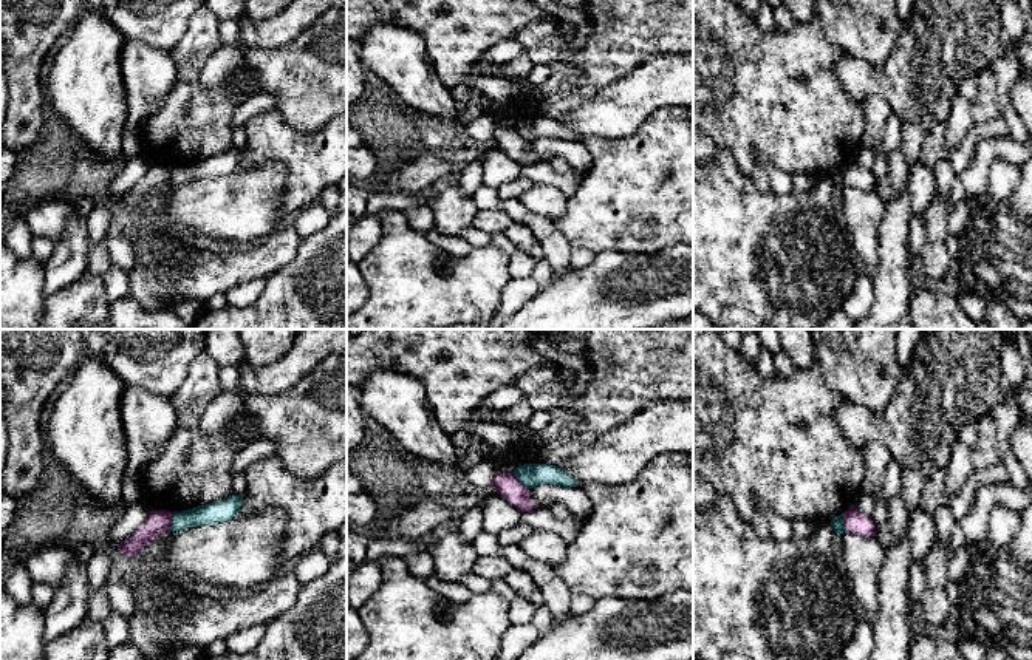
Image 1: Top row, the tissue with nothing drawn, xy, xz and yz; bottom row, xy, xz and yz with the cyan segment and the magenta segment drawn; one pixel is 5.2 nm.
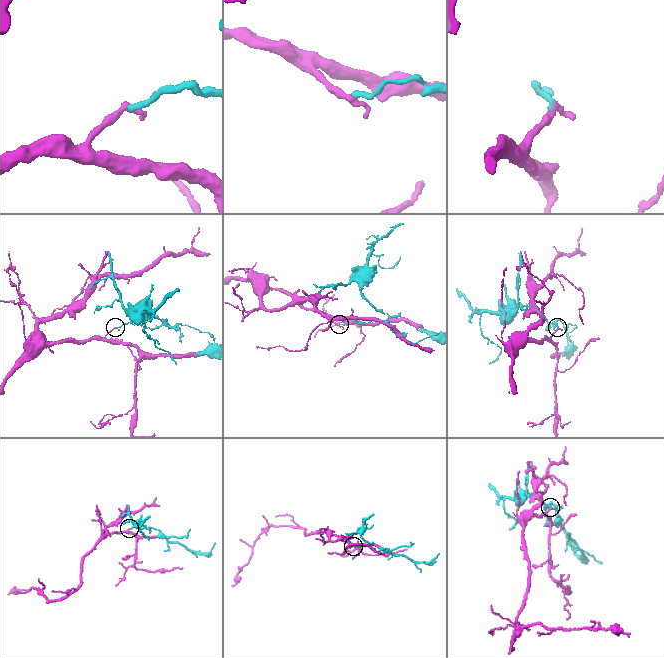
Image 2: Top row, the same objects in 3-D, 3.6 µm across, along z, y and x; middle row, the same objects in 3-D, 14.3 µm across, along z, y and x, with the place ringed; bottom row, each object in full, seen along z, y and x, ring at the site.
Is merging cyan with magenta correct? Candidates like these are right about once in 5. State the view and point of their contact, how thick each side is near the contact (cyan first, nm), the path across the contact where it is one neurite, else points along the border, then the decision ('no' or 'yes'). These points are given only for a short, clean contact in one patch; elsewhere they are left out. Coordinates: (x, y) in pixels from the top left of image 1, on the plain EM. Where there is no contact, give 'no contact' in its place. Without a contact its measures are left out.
xz (520, 135) | 120/120 nm | across xz (529, 129), (520, 135), (506, 138) | yes

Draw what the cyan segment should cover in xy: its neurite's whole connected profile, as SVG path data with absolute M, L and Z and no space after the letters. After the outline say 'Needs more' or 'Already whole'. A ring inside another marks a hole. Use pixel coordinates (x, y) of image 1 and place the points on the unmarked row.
M231 148L226 153L198 159L183 165L152 164L145 176L128 192L121 195L118 204L136 209L159 185L181 185L195 179L217 178L232 173L243 158L244 148Z. Needs more

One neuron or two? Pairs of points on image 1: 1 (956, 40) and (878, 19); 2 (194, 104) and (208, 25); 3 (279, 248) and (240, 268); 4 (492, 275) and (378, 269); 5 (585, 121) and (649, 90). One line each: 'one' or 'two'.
1: two
2: one
3: one
4: one
5: one

